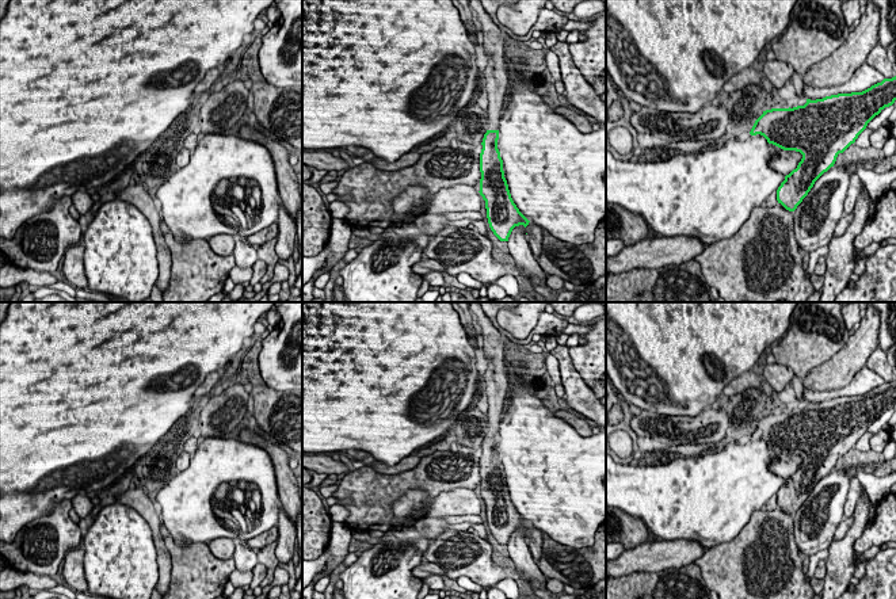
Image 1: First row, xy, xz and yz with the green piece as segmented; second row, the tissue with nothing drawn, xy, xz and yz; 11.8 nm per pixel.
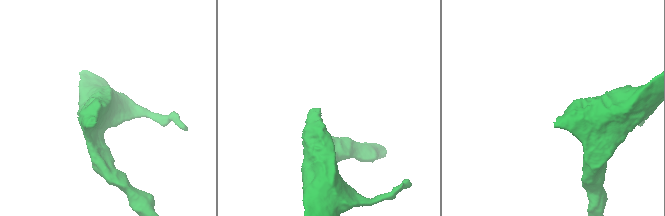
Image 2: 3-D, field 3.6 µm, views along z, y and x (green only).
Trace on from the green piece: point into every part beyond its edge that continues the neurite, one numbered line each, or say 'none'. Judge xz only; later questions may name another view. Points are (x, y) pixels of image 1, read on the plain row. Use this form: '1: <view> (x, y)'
1: xz (496, 381)

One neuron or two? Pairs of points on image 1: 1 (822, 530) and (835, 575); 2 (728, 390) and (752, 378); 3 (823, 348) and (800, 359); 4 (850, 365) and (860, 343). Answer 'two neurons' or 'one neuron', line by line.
1: two neurons
2: one neuron
3: one neuron
4: one neuron

